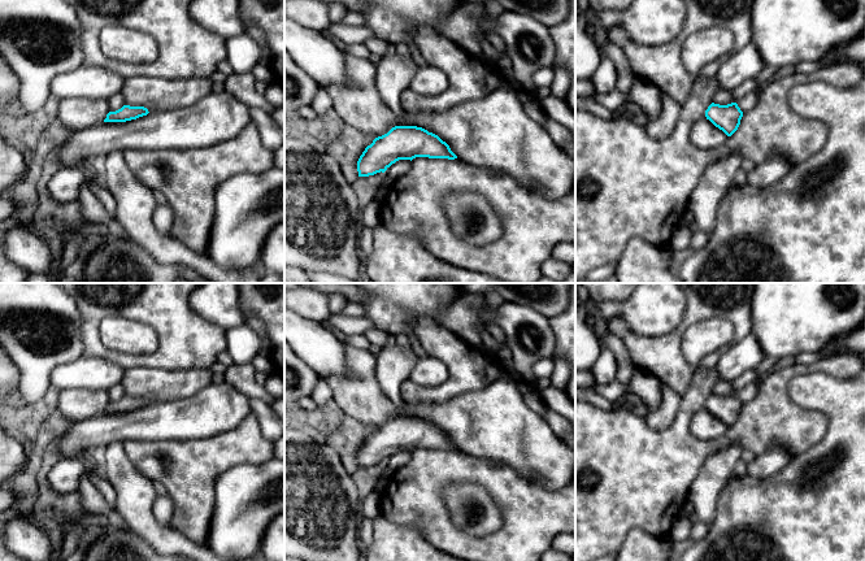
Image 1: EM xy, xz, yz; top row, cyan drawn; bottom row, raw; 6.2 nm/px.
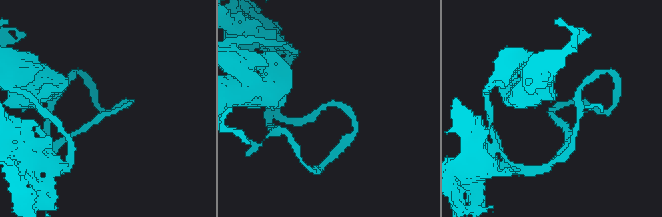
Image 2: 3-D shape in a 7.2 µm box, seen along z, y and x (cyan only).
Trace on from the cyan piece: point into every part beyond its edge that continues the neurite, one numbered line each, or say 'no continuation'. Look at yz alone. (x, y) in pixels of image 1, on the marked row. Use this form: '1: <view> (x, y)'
1: yz (704, 135)

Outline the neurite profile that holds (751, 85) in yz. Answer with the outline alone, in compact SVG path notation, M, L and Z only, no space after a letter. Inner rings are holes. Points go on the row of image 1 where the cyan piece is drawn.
M762 77L762 78L748 79L743 82L742 84L739 84L736 88L731 91L734 103L739 101L748 92L760 90L764 82L765 82L765 78Z

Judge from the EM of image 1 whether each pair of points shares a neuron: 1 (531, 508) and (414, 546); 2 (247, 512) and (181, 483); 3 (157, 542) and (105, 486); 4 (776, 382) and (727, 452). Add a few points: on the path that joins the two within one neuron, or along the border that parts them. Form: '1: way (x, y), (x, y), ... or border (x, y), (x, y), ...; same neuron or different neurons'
1: border (403, 525), (416, 527), (437, 547); different neurons
2: border (227, 470), (216, 479), (214, 511), (208, 529); different neurons
3: border (103, 475), (116, 494), (114, 507); different neurons
4: border (742, 447), (726, 444), (705, 459); different neurons

